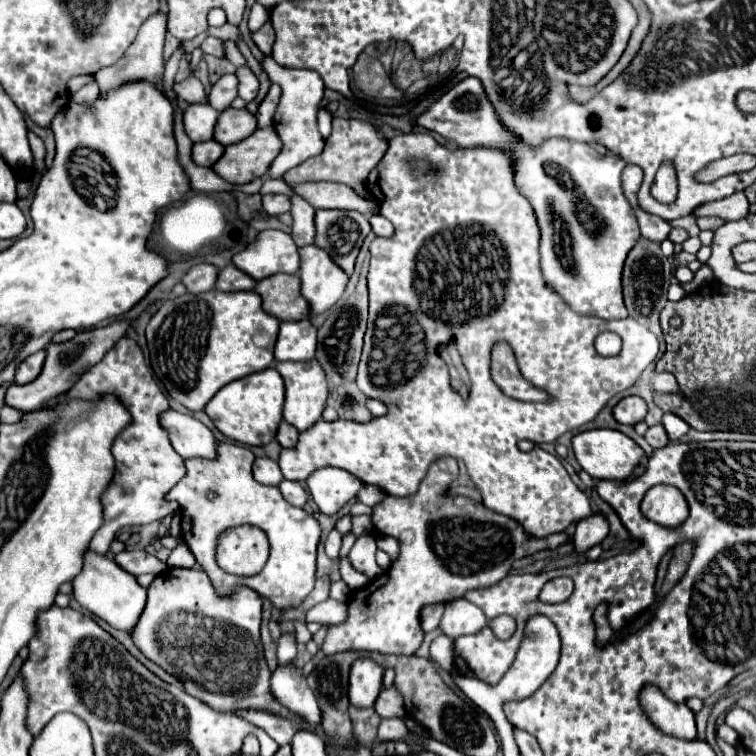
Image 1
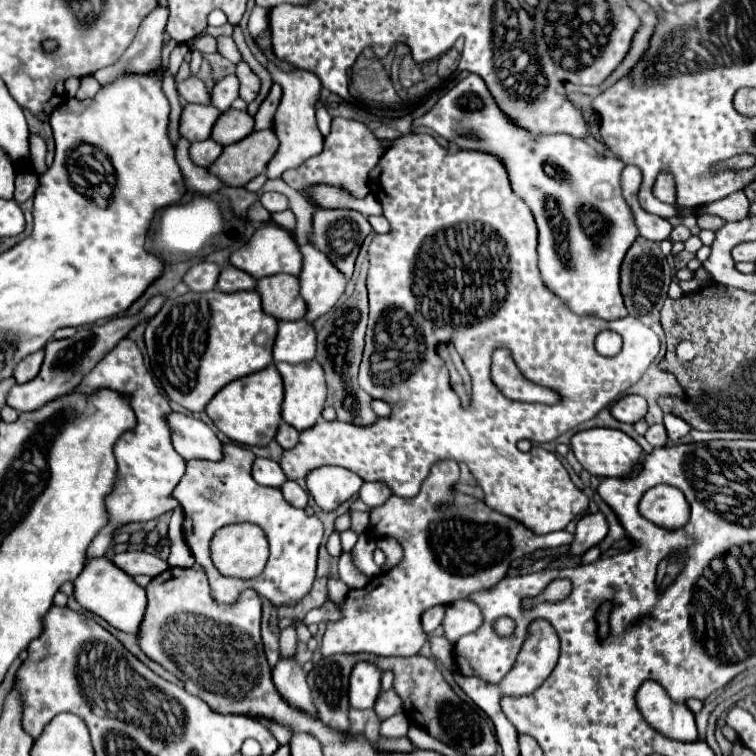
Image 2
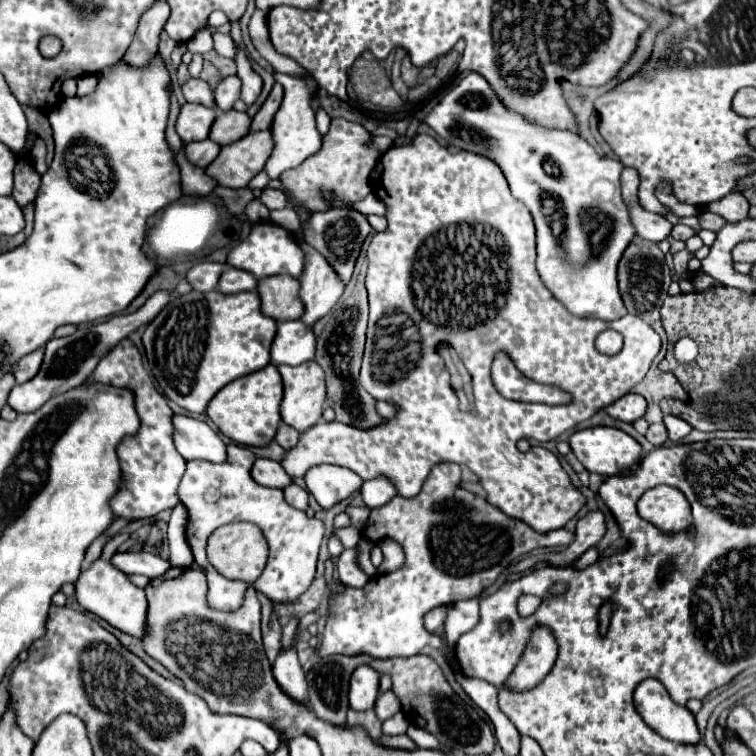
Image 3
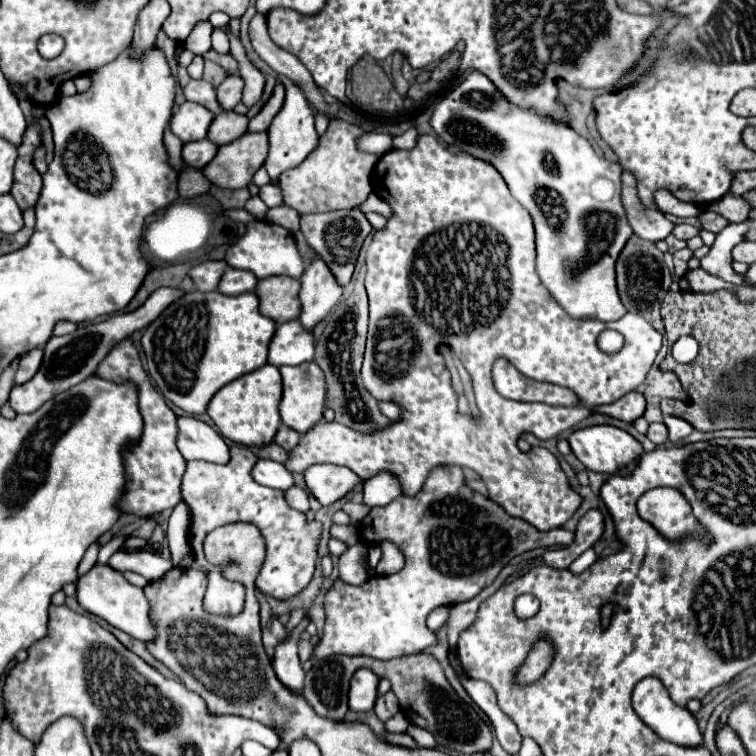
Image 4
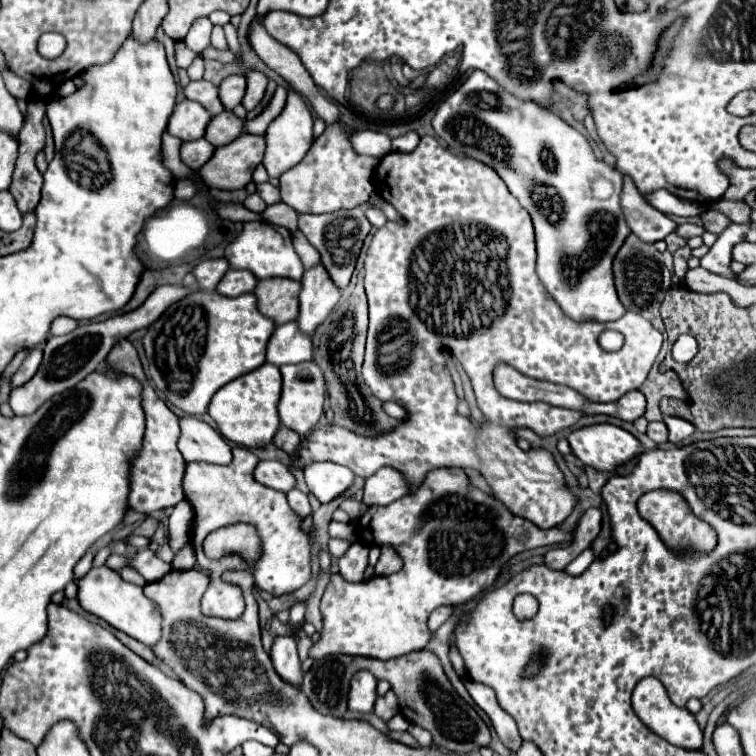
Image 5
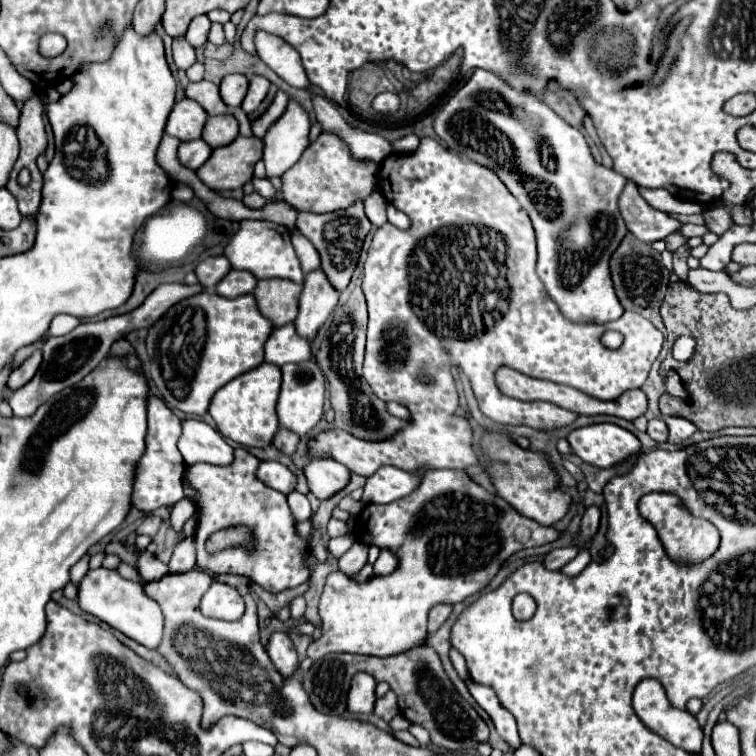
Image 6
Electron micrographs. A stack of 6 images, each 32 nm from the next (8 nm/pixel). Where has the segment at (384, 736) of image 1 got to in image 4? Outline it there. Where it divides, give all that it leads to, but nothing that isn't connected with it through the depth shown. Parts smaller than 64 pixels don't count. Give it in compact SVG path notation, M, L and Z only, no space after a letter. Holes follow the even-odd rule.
M398 712L396 716L392 716L390 720L384 722L384 728L386 728L386 732L406 732L408 724L410 724L408 718L402 712Z

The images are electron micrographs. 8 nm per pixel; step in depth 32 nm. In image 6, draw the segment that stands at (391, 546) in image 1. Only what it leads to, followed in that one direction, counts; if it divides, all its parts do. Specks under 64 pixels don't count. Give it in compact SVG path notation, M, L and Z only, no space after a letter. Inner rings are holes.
M382 550L380 552L380 556L378 556L378 560L376 560L376 564L374 564L374 574L376 576L384 576L384 574L390 574L390 572L394 572L398 568L398 558L396 558L396 554L394 552L390 552L390 550Z

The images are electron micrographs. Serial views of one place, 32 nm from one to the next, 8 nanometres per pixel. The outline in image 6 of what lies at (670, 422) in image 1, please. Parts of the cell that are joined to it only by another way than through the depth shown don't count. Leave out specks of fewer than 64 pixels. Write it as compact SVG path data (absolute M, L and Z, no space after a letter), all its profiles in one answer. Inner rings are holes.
M670 416L670 418L664 418L668 430L670 430L670 438L668 442L672 444L682 444L686 438L690 438L698 428L686 420L686 418L678 418L678 416Z

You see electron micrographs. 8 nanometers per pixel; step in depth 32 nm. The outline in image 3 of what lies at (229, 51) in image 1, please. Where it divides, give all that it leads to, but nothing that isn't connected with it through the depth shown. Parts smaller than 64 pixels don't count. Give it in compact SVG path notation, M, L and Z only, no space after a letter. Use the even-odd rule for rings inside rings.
M214 34L214 50L216 50L220 56L226 56L226 58L236 60L234 42L232 42L232 38L226 36L226 34Z

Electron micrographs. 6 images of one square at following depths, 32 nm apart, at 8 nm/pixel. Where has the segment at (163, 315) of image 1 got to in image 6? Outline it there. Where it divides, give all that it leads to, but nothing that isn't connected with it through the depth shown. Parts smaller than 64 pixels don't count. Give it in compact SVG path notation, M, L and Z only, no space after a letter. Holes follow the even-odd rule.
M200 292L174 304L148 328L148 378L170 406L202 416L218 388L264 362L264 342L270 332L272 322L256 308L254 294L224 298L216 292Z

